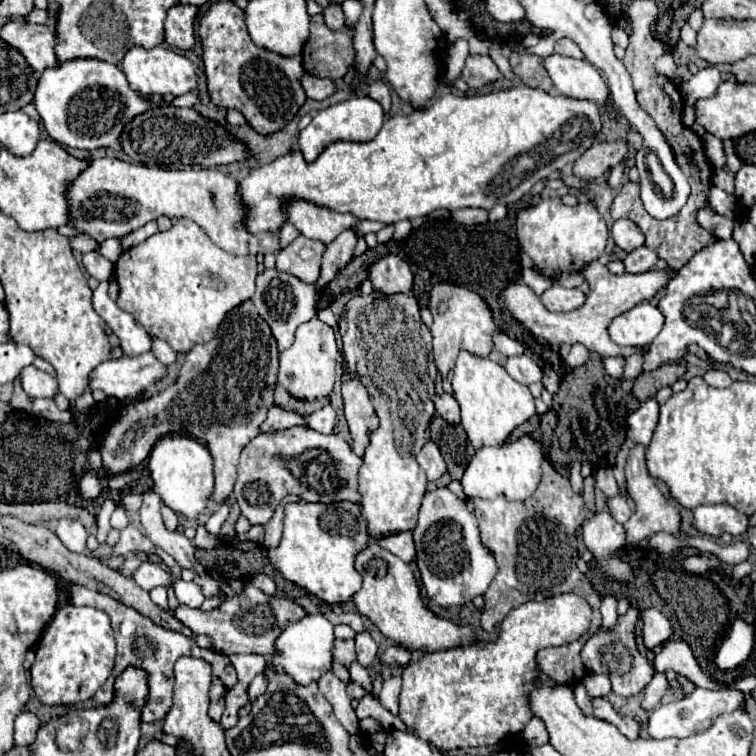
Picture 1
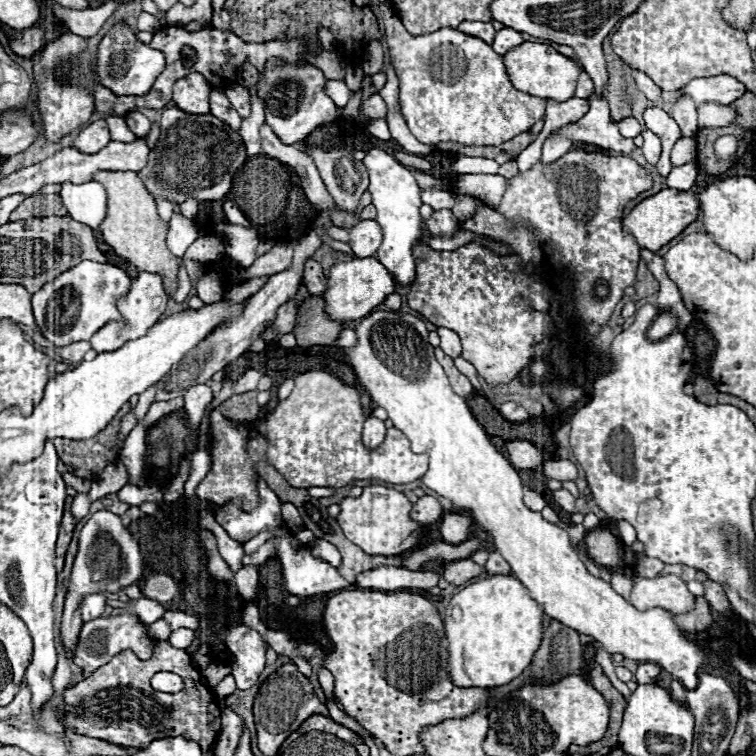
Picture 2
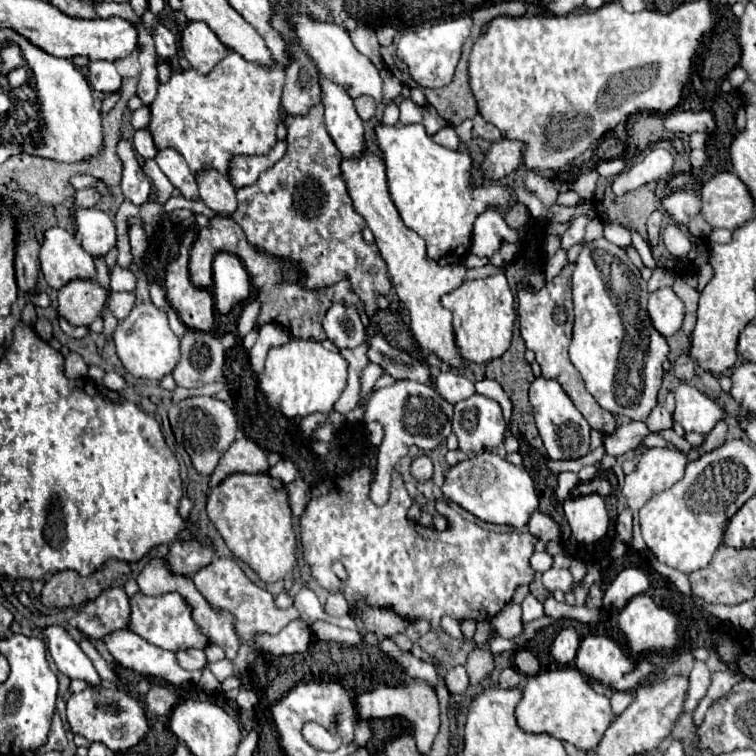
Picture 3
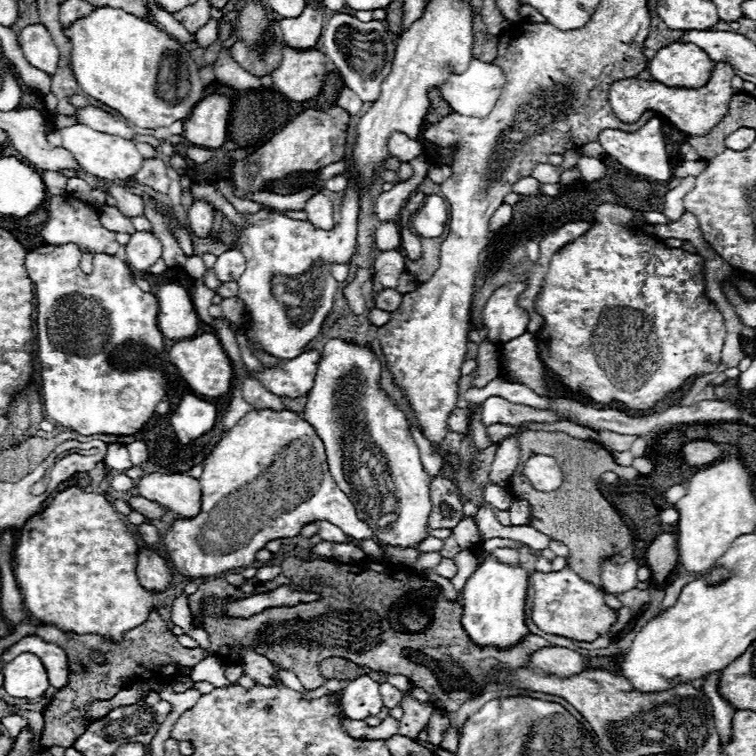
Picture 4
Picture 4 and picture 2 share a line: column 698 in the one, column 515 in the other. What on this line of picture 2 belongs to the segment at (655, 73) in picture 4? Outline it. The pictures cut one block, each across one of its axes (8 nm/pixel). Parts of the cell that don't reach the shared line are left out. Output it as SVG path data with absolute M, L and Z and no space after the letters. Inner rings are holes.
M524 42L524 44L512 48L510 52L506 52L502 58L508 68L508 76L518 90L528 92L538 98L556 100L556 102L566 102L566 100L574 98L578 78L584 72L584 68L578 62L574 62L572 58L562 56L552 46L538 44L538 42Z

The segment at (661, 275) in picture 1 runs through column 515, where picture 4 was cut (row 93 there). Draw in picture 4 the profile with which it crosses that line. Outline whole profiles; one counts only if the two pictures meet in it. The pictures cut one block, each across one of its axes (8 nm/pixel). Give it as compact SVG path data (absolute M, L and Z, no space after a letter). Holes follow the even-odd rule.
M282 42L282 62L270 72L270 78L286 98L304 102L320 92L326 76L324 64L326 56L320 50L296 50Z

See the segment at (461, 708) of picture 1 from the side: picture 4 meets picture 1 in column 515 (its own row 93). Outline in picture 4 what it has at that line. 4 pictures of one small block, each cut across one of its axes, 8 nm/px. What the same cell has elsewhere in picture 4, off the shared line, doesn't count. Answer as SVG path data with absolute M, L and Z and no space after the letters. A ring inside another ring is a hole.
M716 62L714 70L710 74L710 80L702 88L670 88L660 82L650 82L650 80L636 80L636 78L626 78L618 80L610 86L608 100L614 110L614 114L622 122L634 122L640 118L644 110L656 112L660 118L668 120L674 128L688 136L706 136L730 110L730 98L736 92L732 88L732 78L734 70L728 62Z

